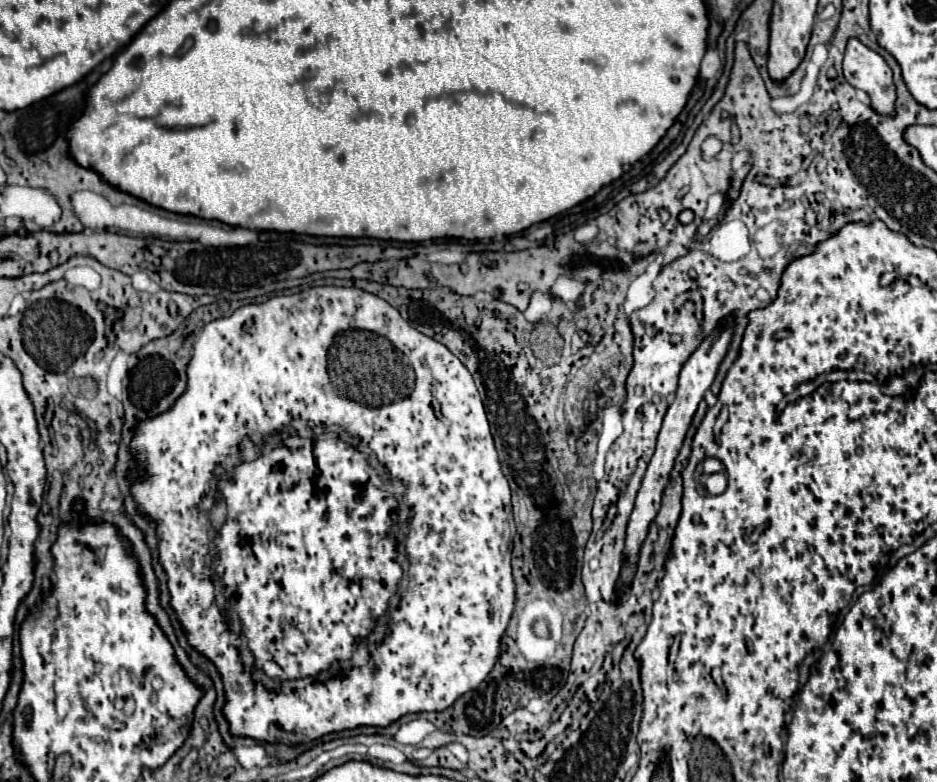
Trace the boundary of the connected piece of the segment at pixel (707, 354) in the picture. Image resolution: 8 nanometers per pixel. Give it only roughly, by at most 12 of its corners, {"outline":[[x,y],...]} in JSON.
{"outline":[[720,320],[680,372],[658,446],[628,522],[616,594],[634,580],[640,546],[690,422],[734,332]]}

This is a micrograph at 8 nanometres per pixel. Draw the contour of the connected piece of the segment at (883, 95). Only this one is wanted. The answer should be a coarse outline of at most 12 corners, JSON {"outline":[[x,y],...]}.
{"outline":[[852,38],[844,78],[894,116],[896,86],[886,60]]}

